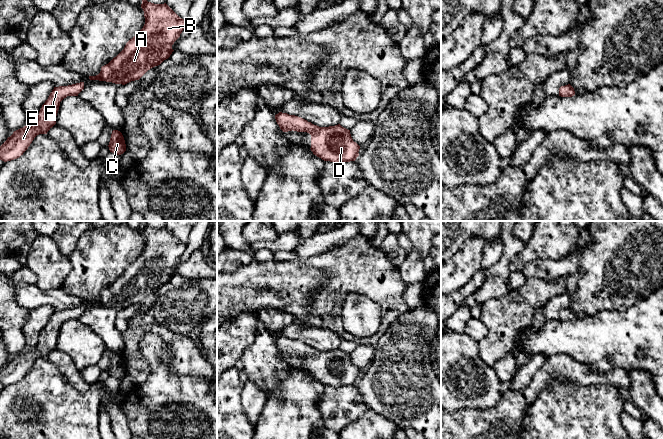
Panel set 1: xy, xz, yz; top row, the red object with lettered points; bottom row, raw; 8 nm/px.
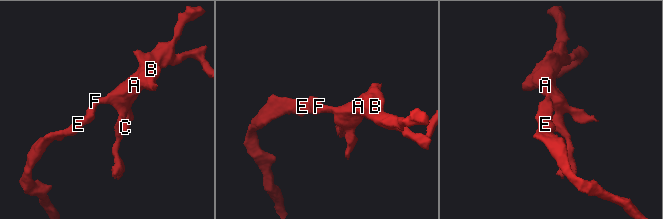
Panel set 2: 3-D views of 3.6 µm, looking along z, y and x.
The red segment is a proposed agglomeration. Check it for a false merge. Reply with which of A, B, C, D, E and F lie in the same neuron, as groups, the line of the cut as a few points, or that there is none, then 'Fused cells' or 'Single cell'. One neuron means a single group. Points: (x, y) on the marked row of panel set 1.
Groups: A B C D E F. No split. Single cell

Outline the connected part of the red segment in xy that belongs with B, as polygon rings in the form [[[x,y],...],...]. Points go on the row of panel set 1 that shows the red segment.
[[[142,0],[141,8],[144,11],[145,24],[143,28],[130,39],[124,49],[108,64],[101,67],[96,76],[89,76],[90,80],[99,80],[125,85],[139,80],[148,70],[160,65],[168,59],[172,52],[172,45],[180,37],[186,20],[180,18],[166,3],[154,4]]]

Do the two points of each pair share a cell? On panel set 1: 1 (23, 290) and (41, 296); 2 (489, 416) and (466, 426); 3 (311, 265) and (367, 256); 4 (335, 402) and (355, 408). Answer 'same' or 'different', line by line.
1: same
2: same
3: same
4: same

